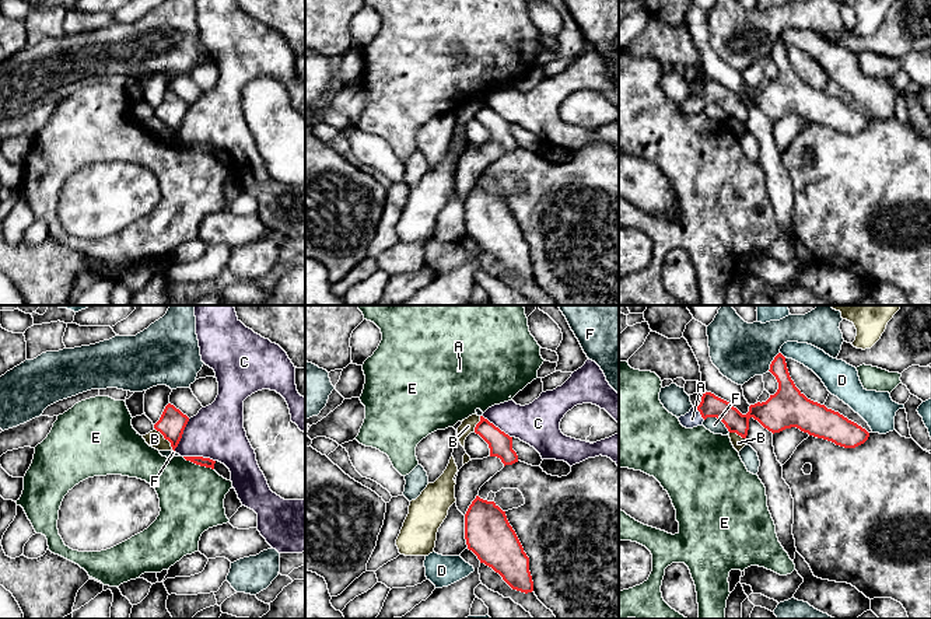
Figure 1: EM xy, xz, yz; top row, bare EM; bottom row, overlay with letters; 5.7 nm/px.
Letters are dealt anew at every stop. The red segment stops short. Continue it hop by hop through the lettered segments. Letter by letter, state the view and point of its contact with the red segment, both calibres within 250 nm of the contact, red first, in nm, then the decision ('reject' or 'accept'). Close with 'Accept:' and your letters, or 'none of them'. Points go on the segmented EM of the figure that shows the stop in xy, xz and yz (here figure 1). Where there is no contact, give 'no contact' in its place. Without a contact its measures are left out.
A: meets red in yz at (700, 413); 130 nm thick on the red side, 90 nm on the other; accept
B: meets red in xy at (165, 439); 160 nm thick on the red side, 100 nm on the other; reject
C: meets red in xy at (182, 433); 160 nm thick on the red side, 300 nm on the other; reject
D: meets red in yz at (781, 355); 150 nm thick on the red side, 140 nm on the other; reject
E: meets red in xy at (198, 464); 60 nm thick on the red side, 360 nm on the other; reject
F: meets red in yz at (718, 418); 130 nm thick on the red side, 90 nm on the other; reject
Accept: A

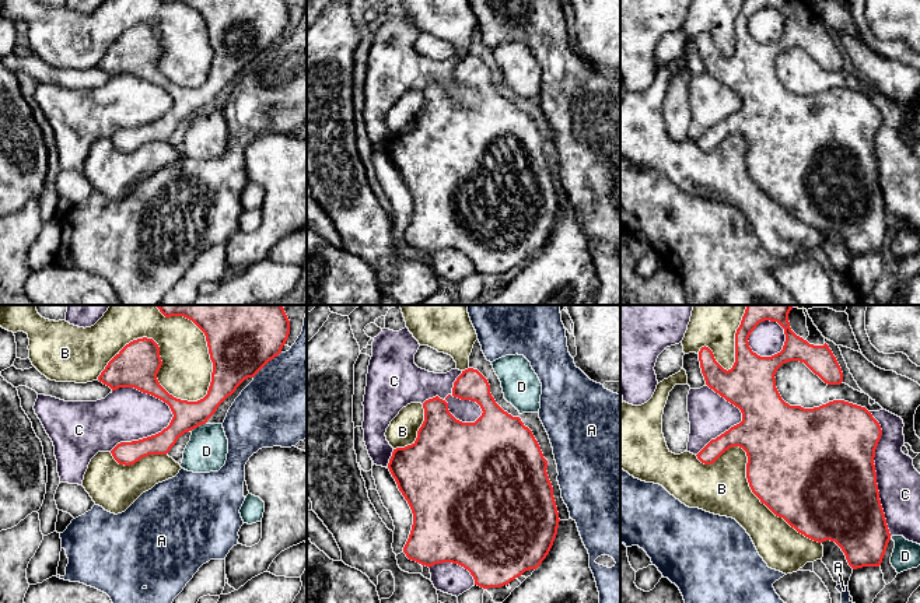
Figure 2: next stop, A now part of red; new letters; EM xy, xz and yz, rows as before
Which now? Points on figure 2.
A: meets red in xy at (266, 363); 480 nm thick on the red side, 500 nm on the other; reject
B: meets red in xy at (158, 370); 260 nm thick on the red side, 300 nm on the other; reject
C: meets red in xz at (454, 396); 280 nm thick on the red side, 200 nm on the other; reject
D: meets red in xy at (198, 426); 160 nm thick on the red side, 240 nm on the other; reject
Accept: none of them

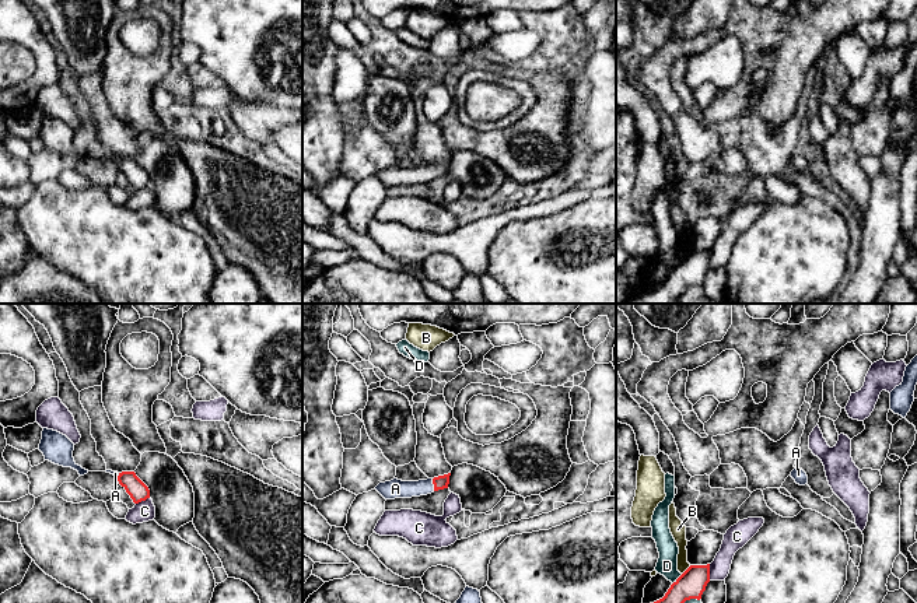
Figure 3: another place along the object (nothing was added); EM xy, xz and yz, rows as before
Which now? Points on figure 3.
A: meets red in xz at (433, 483); 80 nm thick on the red side, 110 nm on the other; accept
B: meets red in yz at (686, 570); 160 nm thick on the red side, 90 nm on the other; reject
C: meets red in yz at (709, 572); 160 nm thick on the red side, 120 nm on the other; reject
D: meets red in yz at (676, 579); 160 nm thick on the red side, 120 nm on the other; reject
Accept: A

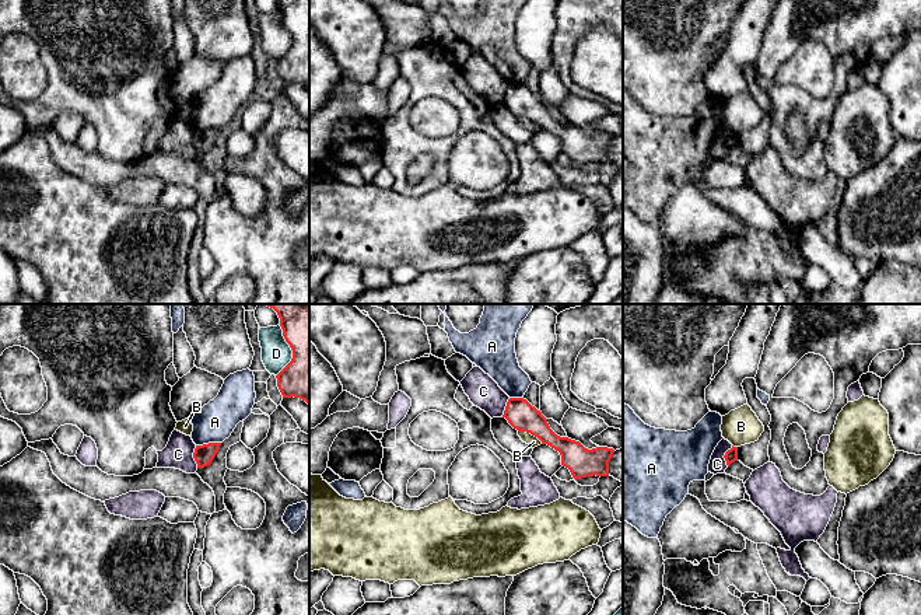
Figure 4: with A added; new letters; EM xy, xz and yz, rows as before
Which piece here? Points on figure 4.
A: meets red in xy at (209, 443); 120 nm thick on the red side, 220 nm on the other; reject
B: meets red in xz at (531, 433); 170 nm thick on the red side, 70 nm on the other; reject
C: meets red in xy at (193, 457); 120 nm thick on the red side, 170 nm on the other; reject
D: meets red in xy at (291, 349); 340 nm thick on the red side, 180 nm on the other; reject
Accept: none of them

